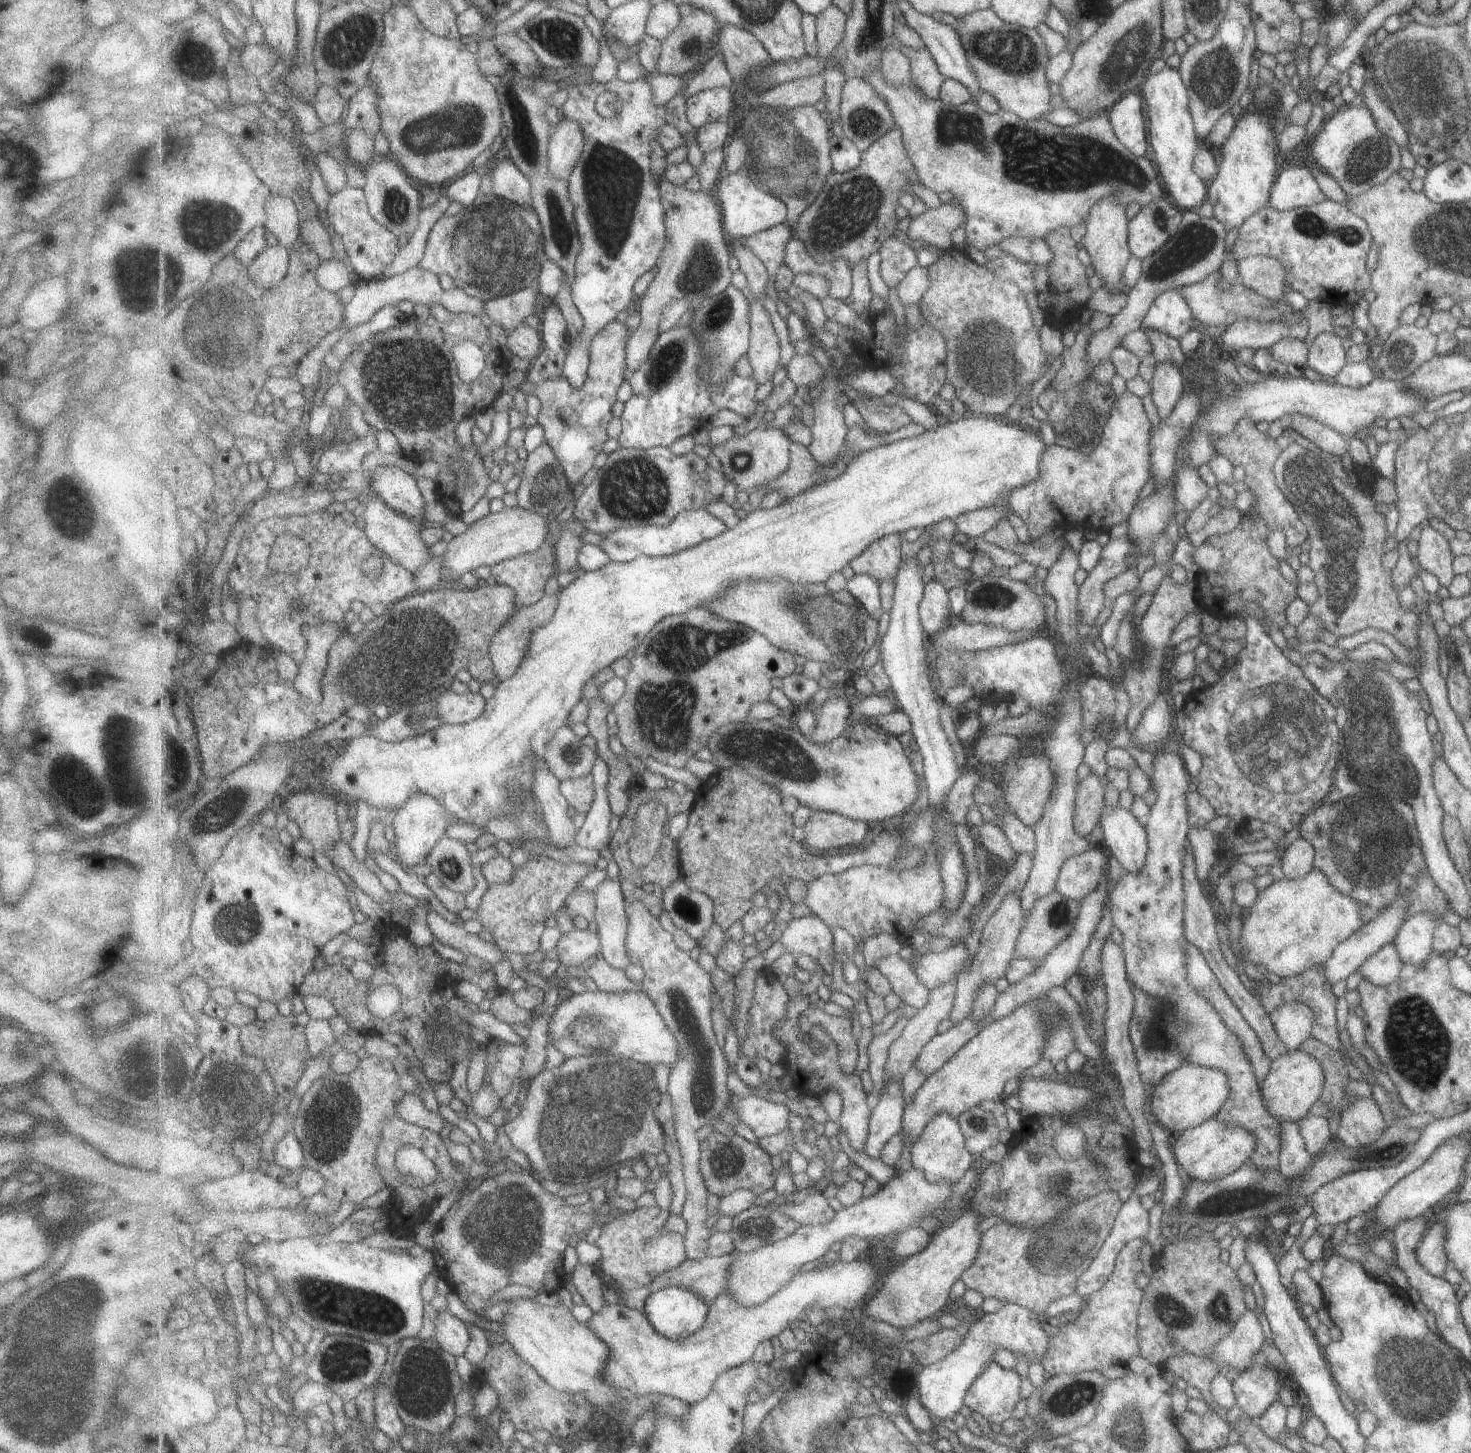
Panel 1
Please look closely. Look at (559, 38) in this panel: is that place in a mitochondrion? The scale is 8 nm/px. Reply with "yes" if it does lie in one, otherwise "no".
yes

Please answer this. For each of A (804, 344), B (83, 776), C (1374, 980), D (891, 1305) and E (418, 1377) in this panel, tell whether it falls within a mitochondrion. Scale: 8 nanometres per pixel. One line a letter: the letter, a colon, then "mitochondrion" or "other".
A: other
B: mitochondrion
C: other
D: mitochondrion
E: mitochondrion

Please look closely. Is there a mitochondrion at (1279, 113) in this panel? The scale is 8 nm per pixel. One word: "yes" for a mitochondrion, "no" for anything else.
no

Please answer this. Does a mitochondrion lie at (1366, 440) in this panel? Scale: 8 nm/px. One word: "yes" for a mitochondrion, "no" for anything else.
no

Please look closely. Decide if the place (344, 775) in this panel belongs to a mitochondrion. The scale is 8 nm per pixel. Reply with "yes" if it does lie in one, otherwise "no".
no

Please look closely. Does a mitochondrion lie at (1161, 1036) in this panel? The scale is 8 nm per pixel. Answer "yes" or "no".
yes

